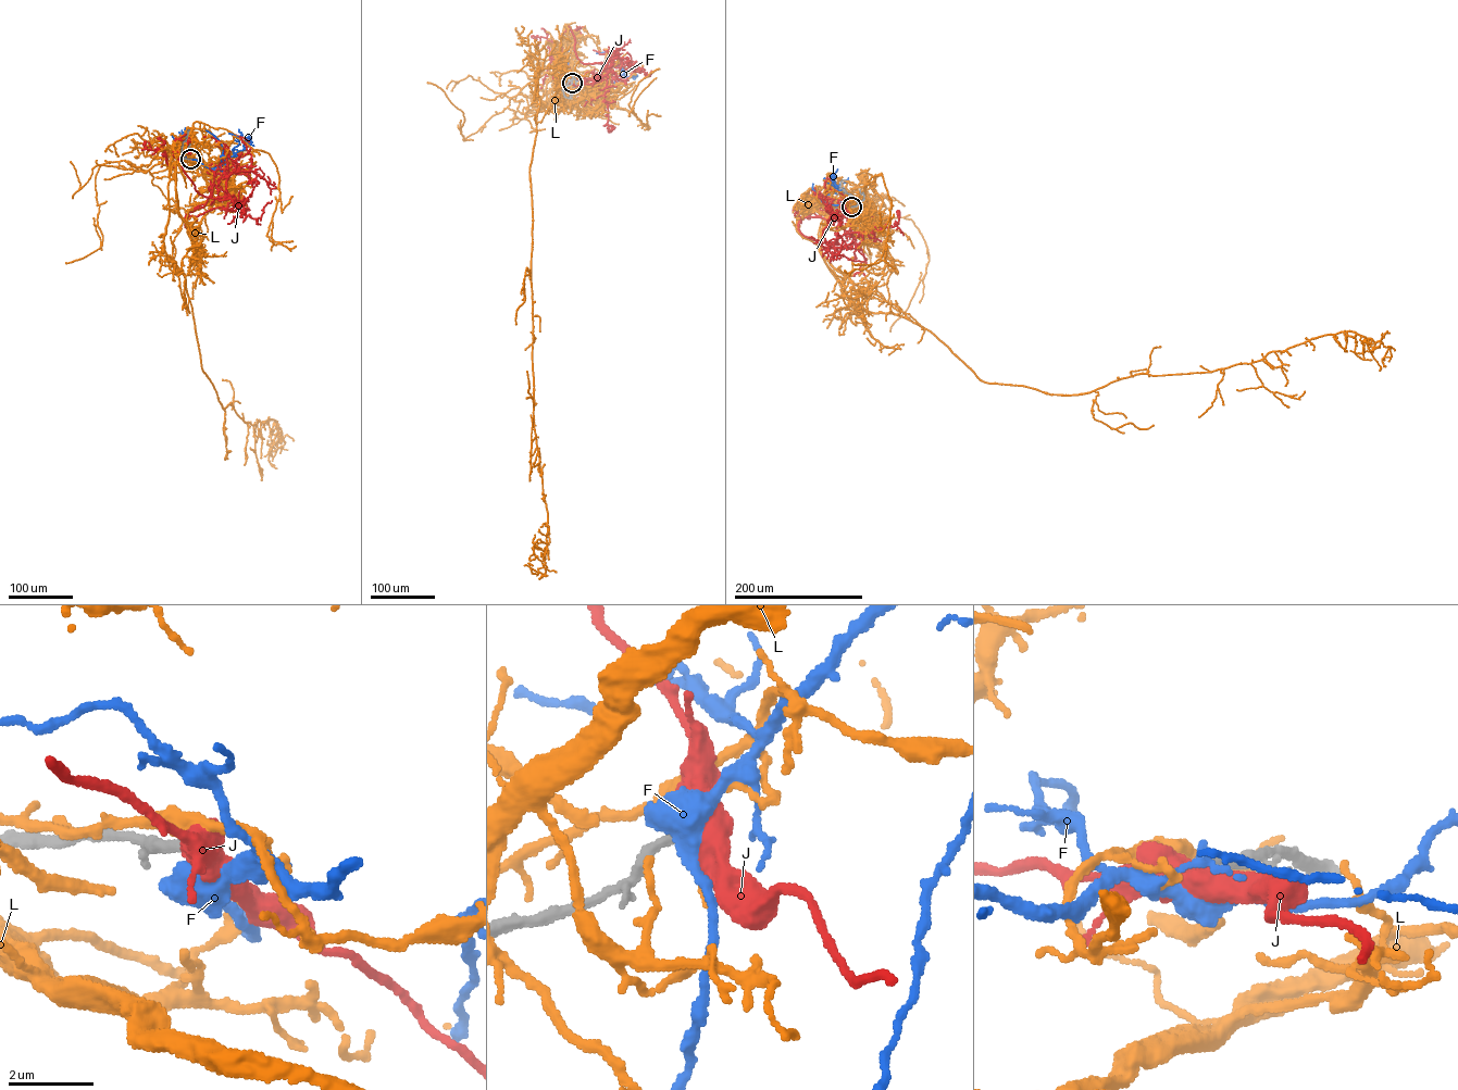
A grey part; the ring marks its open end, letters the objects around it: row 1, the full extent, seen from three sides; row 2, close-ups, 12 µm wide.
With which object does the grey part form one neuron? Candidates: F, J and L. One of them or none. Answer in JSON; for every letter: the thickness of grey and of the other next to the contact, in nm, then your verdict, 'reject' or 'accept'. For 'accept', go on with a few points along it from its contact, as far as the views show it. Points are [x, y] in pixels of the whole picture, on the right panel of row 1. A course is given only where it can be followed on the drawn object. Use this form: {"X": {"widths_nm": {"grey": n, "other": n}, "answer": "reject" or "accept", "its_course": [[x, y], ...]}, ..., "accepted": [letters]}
{"F": {"widths_nm": {"grey": 220, "other": 500}, "answer": "accept", "its_course": [[851, 207], [846, 208], [854, 211], [850, 200], [837, 204], [823, 202], [814, 193], [812, 184]]}, "J": {"widths_nm": {"grey": 220, "other": 550}, "answer": "reject"}, "L": {"widths_nm": {"grey": 220, "other": 130}, "answer": "reject"}, "accepted": ["F"]}

